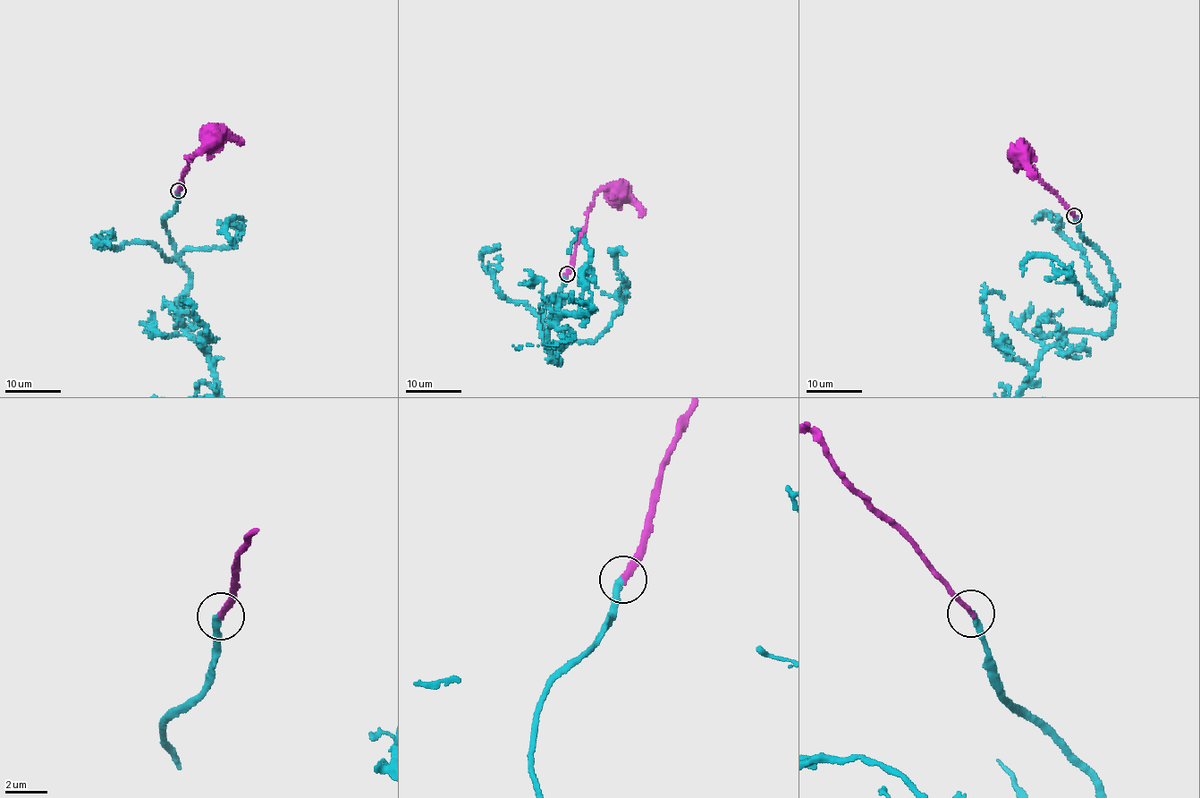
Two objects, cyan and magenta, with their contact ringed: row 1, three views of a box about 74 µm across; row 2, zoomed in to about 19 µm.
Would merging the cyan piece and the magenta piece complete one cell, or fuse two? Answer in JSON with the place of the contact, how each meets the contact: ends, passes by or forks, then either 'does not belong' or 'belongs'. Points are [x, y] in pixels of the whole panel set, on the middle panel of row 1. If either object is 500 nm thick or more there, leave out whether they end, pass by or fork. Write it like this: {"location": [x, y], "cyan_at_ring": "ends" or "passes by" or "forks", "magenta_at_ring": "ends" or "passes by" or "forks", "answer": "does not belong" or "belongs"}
{"location": [567, 274], "cyan_at_ring": "ends", "magenta_at_ring": "ends", "answer": "belongs"}

